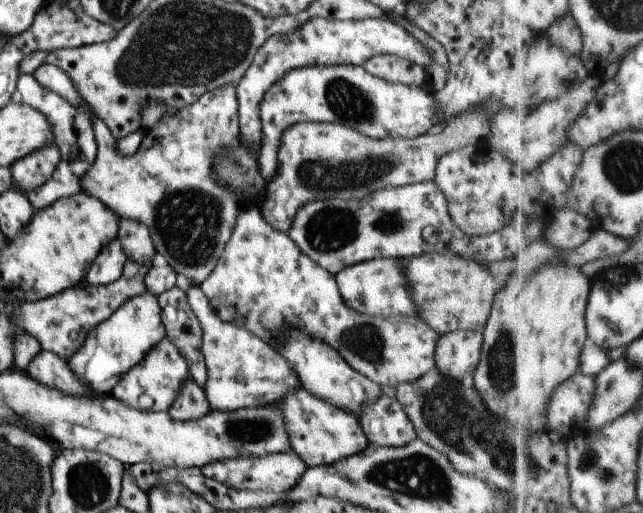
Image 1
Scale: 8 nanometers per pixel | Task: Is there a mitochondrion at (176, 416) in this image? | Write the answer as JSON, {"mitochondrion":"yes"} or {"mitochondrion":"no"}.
{"mitochondrion":"no"}

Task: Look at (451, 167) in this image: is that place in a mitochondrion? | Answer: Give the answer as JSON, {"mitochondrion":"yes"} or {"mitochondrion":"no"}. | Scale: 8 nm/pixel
{"mitochondrion":"no"}

